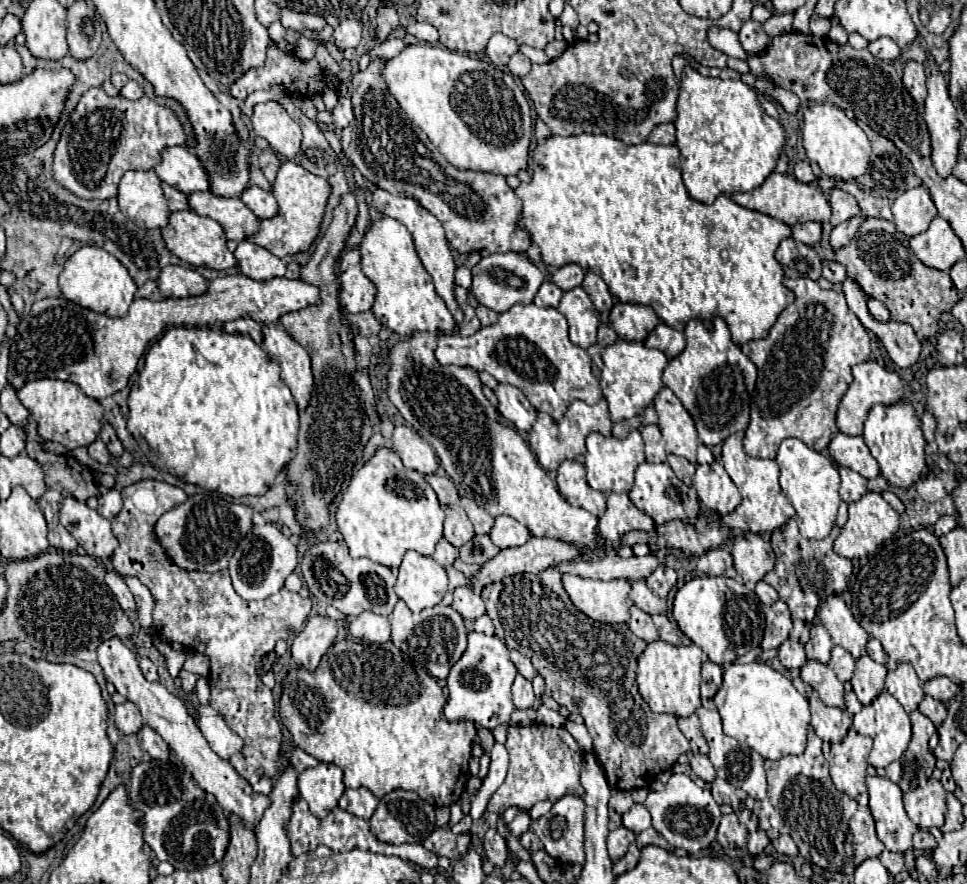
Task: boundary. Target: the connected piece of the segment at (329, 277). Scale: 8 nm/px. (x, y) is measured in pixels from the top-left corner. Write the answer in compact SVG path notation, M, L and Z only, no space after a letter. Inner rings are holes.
M353 193L343 195L341 205L333 213L333 223L329 225L323 239L307 265L301 267L301 279L315 283L321 289L321 305L299 309L283 315L279 321L289 331L289 335L307 349L311 355L311 369L315 377L315 387L309 405L299 413L299 445L295 459L287 469L287 497L295 505L295 519L303 529L305 537L313 537L329 525L329 505L341 491L345 477L351 475L355 463L363 457L365 443L373 433L371 419L365 413L365 403L361 401L359 385L347 371L345 357L341 351L341 311L339 311L339 285L335 281L333 265L345 247L345 239L353 229L357 219L357 201Z

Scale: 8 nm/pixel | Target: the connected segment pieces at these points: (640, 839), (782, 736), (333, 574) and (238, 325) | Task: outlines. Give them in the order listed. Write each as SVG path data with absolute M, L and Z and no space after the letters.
M649 827L649 829L645 829L643 833L639 833L637 835L637 845L639 847L647 847L647 845L657 845L657 847L663 847L663 849L667 849L667 851L671 851L673 847L653 829L653 827Z
M733 663L725 667L723 685L713 701L723 719L723 731L741 743L747 743L761 757L781 759L785 755L801 755L805 751L809 701L785 675L771 669L767 663Z
M321 541L311 545L301 561L301 569L309 593L321 605L331 605L349 617L357 617L361 611L373 611L387 617L399 599L393 591L393 571L385 565L373 563L371 559L353 559L347 545L341 541Z
M243 317L243 319L237 319L237 321L231 321L231 323L225 323L223 325L223 331L227 333L241 333L241 335L251 335L251 339L255 339L255 343L261 343L261 323L255 323L253 319L249 317Z

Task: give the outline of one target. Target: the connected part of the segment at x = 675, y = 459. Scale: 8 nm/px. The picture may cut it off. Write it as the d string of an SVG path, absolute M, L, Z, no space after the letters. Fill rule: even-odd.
M669 455L669 457L667 457L667 461L669 461L671 469L675 471L675 475L677 475L679 479L693 477L693 473L695 473L695 465L693 465L693 463L689 463L685 457L679 457L679 455Z

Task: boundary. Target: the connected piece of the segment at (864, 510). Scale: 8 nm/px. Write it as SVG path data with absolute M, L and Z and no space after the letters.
M867 493L859 501L849 505L849 521L843 525L841 535L835 539L835 553L847 559L869 555L883 541L891 539L897 533L897 529L899 529L899 515L895 515L895 509L879 493Z

